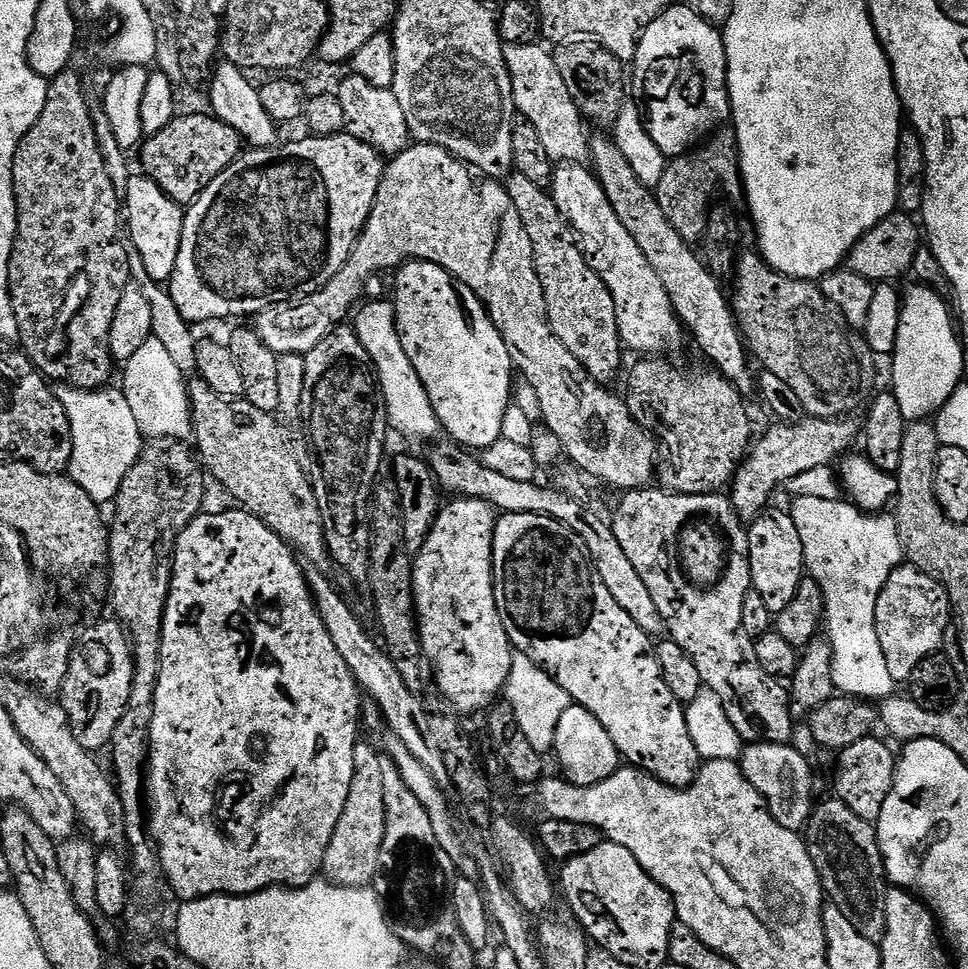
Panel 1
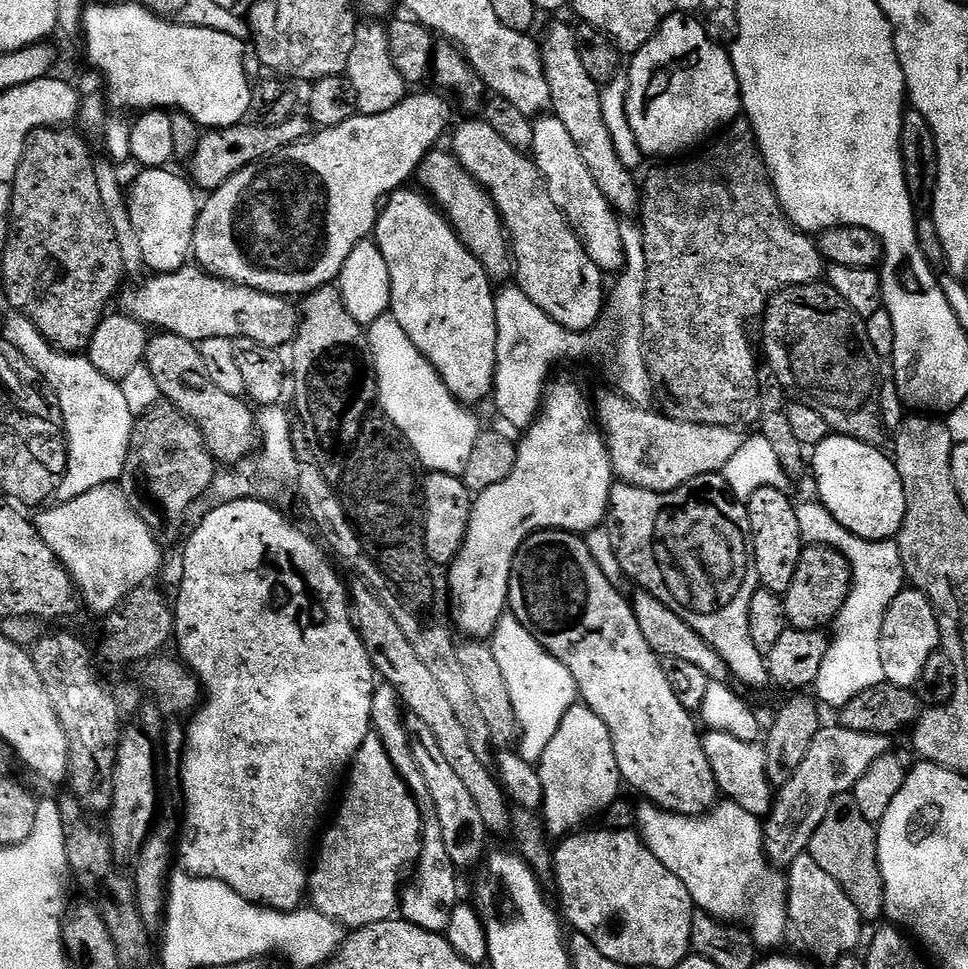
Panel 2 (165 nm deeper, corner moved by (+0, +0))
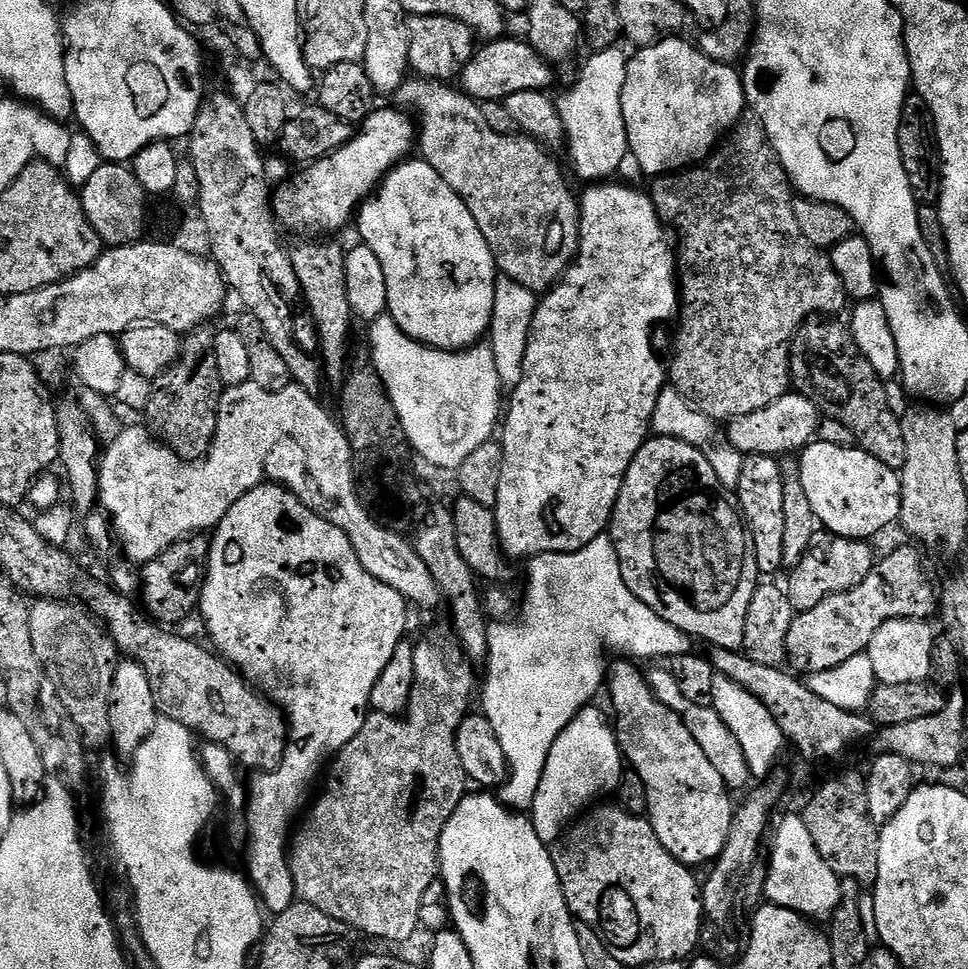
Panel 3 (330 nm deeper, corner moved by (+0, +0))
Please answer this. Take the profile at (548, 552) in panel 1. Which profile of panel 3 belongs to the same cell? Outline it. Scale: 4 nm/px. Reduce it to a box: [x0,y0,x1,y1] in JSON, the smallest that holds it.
[610,658,734,866]

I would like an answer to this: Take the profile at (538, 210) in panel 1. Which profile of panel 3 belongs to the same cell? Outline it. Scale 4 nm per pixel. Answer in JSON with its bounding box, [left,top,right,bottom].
[394,78,580,294]

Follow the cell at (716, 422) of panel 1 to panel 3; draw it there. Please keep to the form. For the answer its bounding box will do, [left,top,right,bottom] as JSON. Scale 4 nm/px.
[650,114,849,422]

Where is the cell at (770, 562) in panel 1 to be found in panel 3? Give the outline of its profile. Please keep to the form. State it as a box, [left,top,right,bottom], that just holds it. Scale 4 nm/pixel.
[734,456,782,578]

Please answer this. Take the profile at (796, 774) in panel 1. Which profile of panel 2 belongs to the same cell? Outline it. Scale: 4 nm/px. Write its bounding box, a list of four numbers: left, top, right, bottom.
[702,730,774,818]

